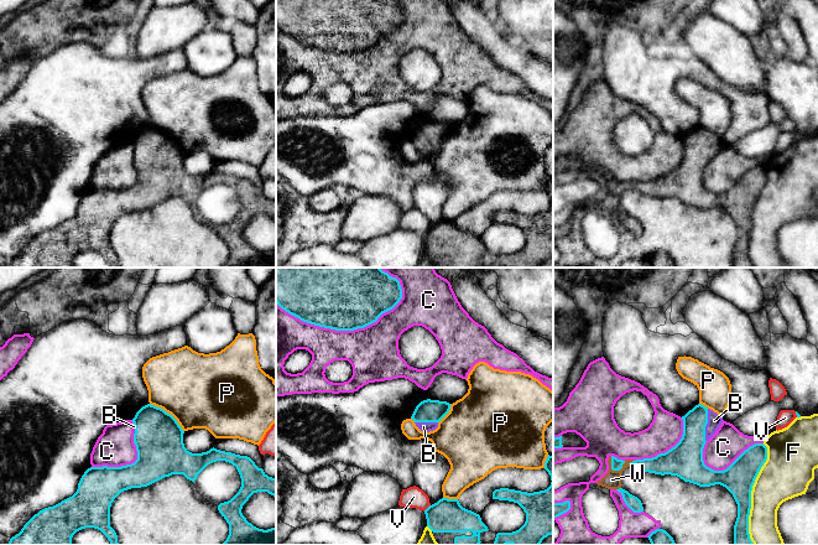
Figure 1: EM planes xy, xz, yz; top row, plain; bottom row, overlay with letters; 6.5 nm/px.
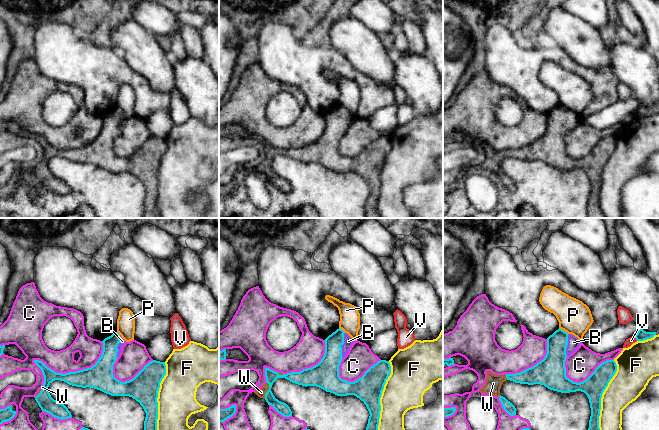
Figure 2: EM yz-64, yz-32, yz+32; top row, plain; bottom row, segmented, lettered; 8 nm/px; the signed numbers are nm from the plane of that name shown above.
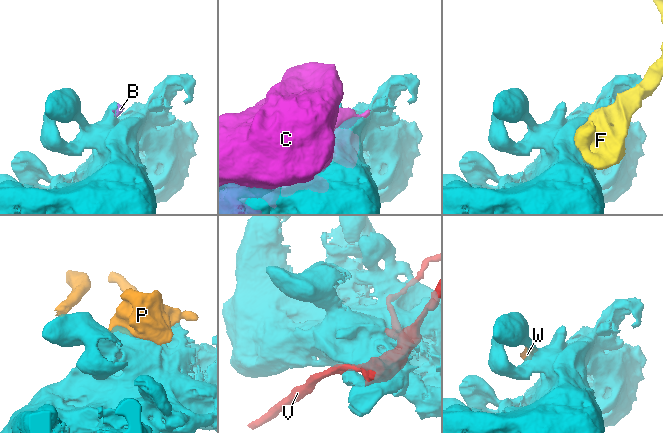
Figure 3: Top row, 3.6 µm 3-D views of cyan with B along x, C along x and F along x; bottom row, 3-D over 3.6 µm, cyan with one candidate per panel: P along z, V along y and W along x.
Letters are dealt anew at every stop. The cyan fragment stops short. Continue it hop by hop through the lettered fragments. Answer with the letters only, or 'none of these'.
B, W

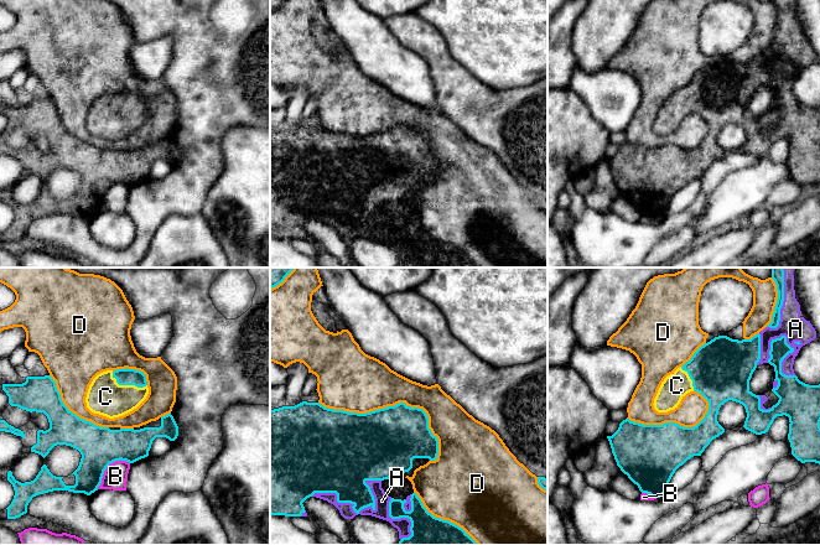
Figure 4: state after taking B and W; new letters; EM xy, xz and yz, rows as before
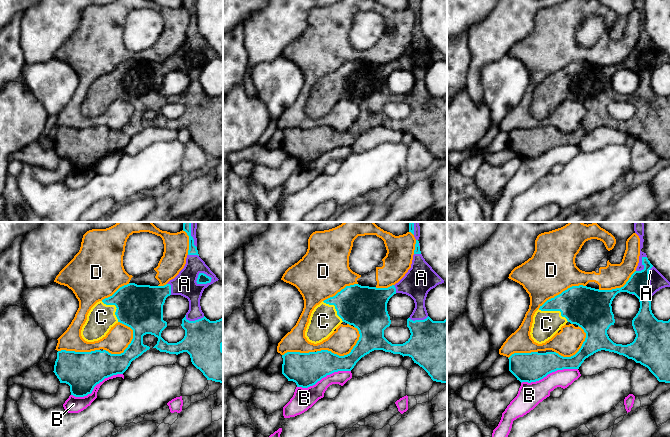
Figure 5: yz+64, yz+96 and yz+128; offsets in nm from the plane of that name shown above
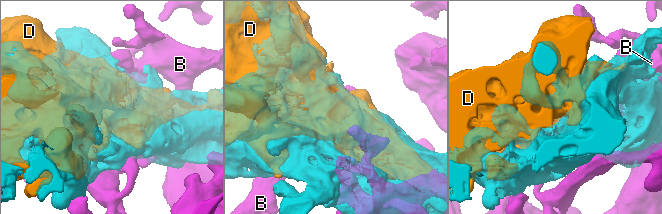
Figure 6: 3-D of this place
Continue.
A, C

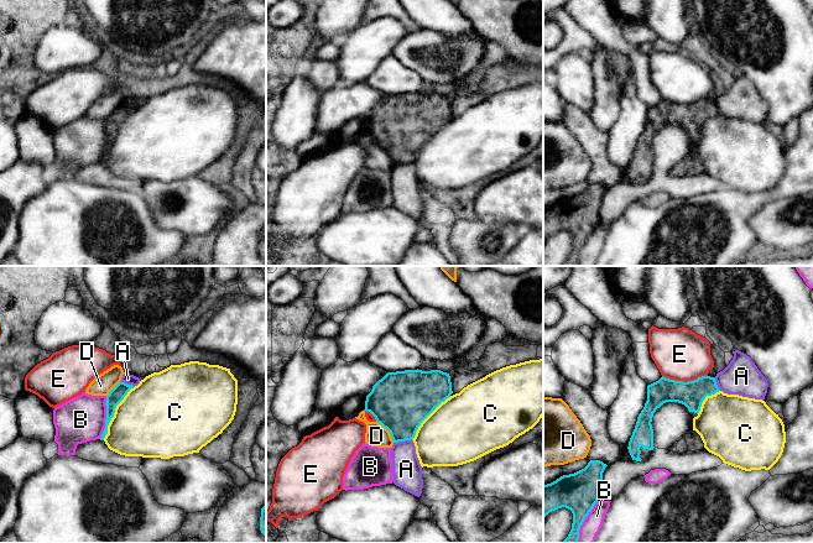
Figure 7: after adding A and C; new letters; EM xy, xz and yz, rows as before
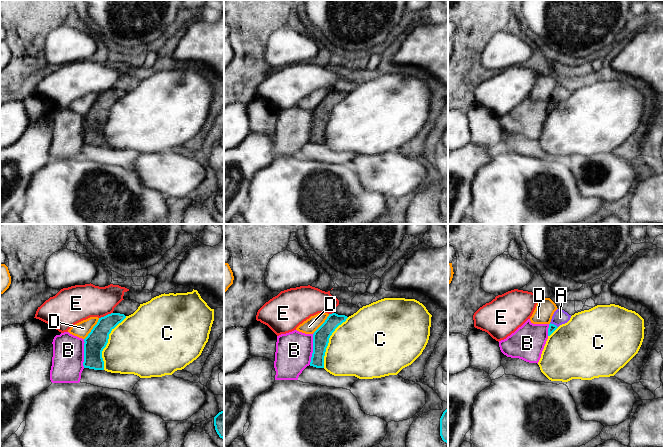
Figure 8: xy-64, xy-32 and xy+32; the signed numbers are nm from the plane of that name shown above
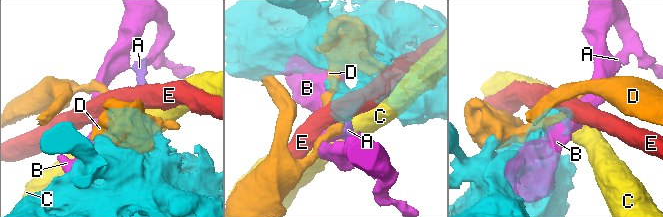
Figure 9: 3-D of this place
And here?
none of these

